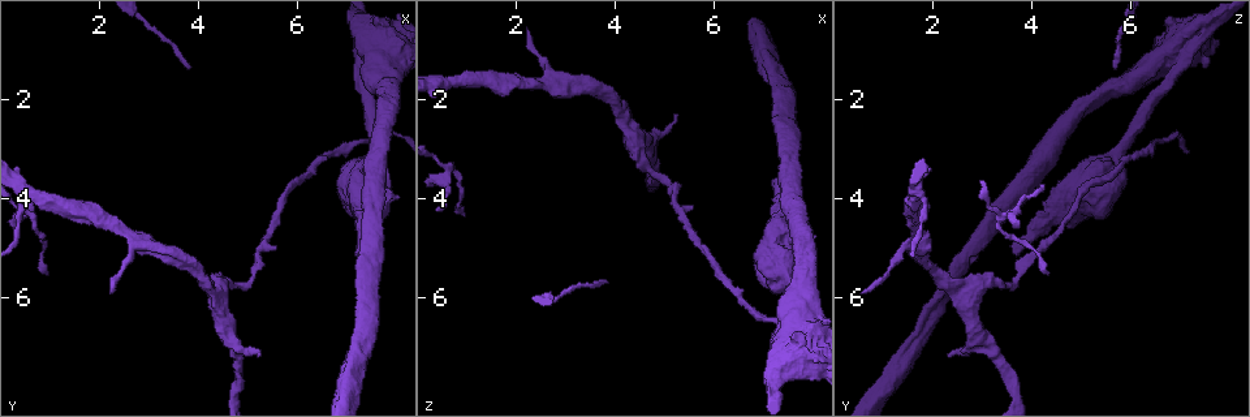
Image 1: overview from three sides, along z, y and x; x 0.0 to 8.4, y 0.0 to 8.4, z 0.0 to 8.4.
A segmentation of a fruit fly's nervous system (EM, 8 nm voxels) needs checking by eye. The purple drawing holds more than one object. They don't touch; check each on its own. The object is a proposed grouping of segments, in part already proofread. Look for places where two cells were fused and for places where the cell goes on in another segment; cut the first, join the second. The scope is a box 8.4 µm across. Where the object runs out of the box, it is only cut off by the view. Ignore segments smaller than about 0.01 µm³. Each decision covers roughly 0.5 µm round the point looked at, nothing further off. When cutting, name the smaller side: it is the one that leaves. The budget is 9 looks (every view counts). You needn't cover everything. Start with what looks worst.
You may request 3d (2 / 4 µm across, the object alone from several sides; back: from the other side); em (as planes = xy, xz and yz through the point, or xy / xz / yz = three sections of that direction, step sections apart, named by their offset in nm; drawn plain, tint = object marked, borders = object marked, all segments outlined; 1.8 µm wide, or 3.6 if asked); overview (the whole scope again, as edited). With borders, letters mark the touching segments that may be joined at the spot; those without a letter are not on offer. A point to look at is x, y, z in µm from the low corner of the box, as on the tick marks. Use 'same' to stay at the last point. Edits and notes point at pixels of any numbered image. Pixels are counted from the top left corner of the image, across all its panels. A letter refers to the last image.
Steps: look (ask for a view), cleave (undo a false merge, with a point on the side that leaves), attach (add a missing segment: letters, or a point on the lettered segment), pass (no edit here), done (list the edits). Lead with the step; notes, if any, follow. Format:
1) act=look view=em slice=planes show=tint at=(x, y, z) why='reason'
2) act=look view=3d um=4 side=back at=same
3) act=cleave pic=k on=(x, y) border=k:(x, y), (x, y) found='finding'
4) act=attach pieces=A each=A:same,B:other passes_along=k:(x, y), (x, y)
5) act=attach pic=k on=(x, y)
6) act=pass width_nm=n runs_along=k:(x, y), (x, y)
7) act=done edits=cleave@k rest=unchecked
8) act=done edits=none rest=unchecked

act=look view=3d um=4 at=(7.35, 1.20, 6.95) why='arms run side by side'

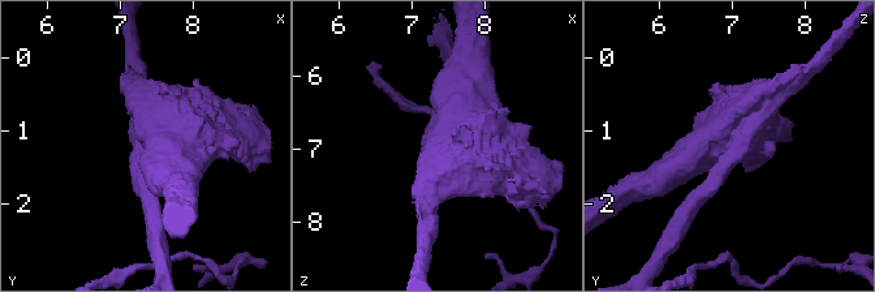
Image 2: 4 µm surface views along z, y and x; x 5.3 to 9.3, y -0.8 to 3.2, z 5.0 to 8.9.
act=look view=em um=3.6 slice=yz step=4 show=tint at=(7.35, 1.20, 6.90)

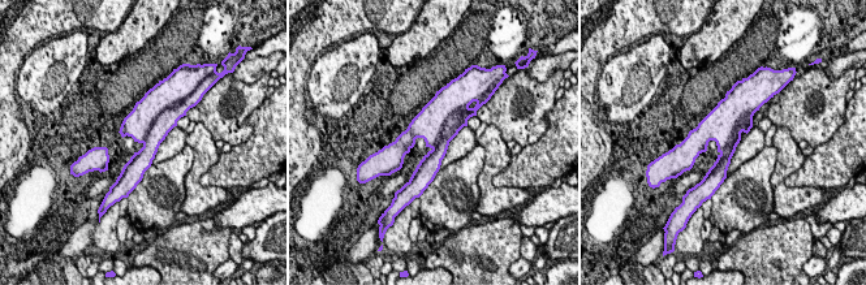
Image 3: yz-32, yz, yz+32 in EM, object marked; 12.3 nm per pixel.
act=look view=em um=3.6 slice=xz step=16 show=borders at=same

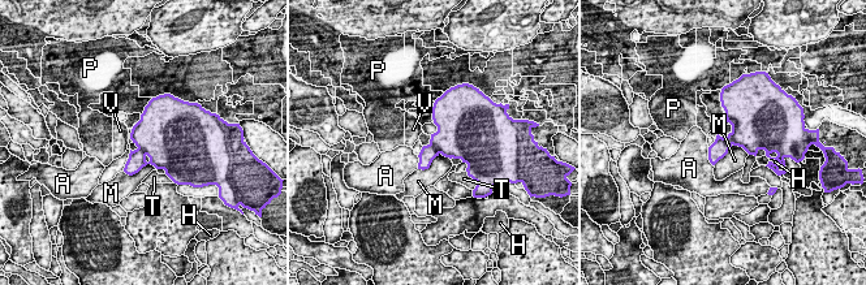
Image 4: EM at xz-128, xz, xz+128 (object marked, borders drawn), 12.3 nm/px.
act=cleave pic=4 on=(429, 152) width_nm=200 each=A:other,H:other,M:other,P:other,T:other,V:other border=4:(430, 143), (439, 152) found='a second cell is stuck on'

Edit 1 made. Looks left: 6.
act=look view=overview why='redraw'

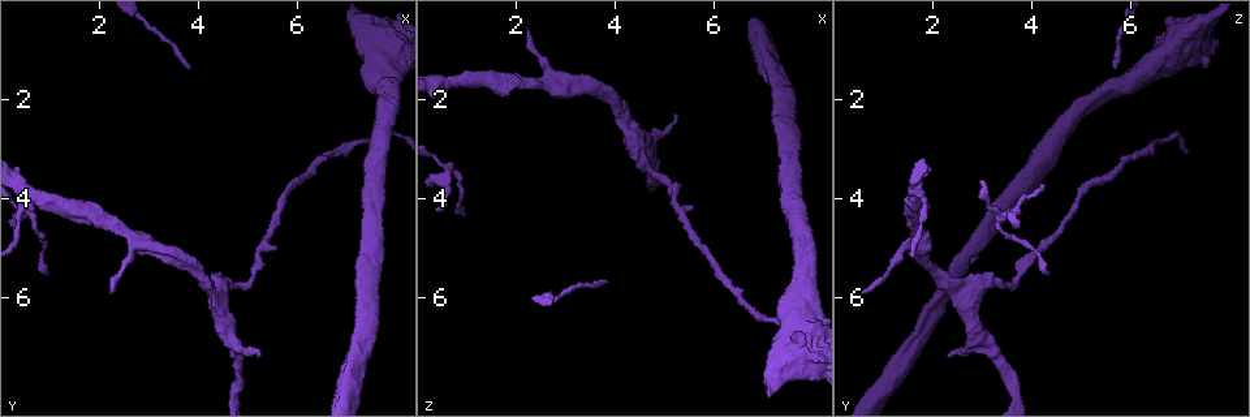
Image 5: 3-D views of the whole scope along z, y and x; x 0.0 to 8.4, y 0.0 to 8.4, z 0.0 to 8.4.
act=look view=em slice=planes show=borders at=(0.50, 4.30, 3.50) why='sharp bend'

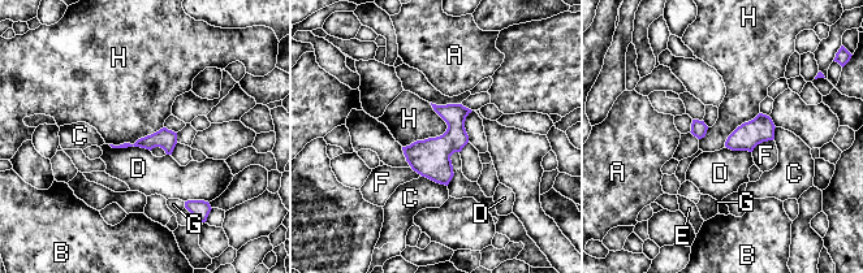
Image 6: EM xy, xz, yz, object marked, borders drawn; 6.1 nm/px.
act=pass width_nm=130 each=A:other,B:other,C:other,D:other,E:other,F:other,G:other,H:other border=6:(431, 103), (447, 129), (402, 147) found='continuous, no second cell'

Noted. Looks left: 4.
act=look view=em slice=planes show=borders at=(5.25, 7.15, 2.30) why='branch stops here'

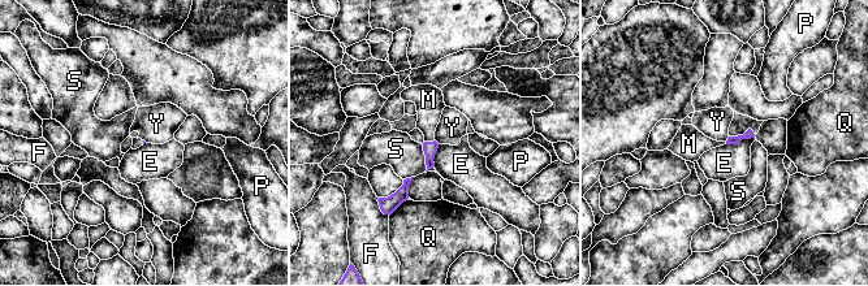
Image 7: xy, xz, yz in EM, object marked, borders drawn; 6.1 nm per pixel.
act=attach pieces=M each=E:other,F:other,M:same,P:other,Q:other,S:other,Y:other passes_along=7:(430, 148), (428, 142), (430, 103) found='the cell continues'

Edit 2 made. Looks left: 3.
act=done edits=cleave@4,attach@7 rest=unchecked

